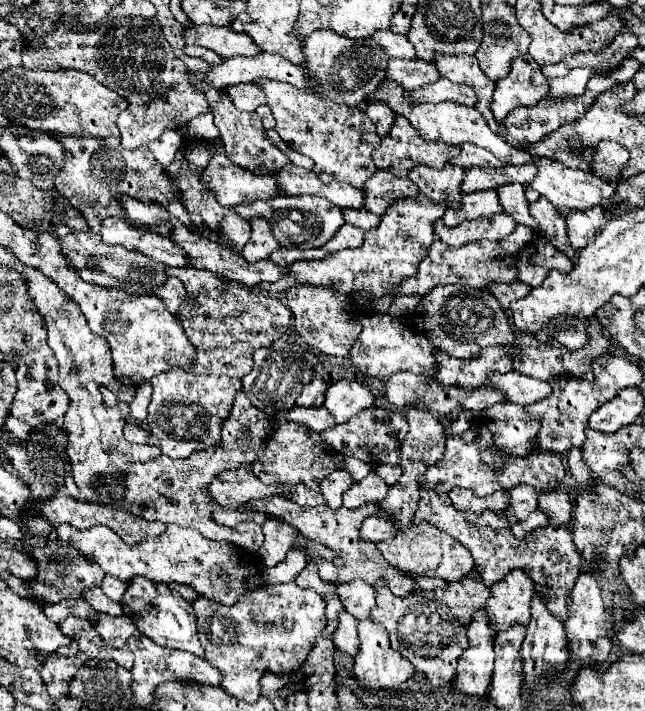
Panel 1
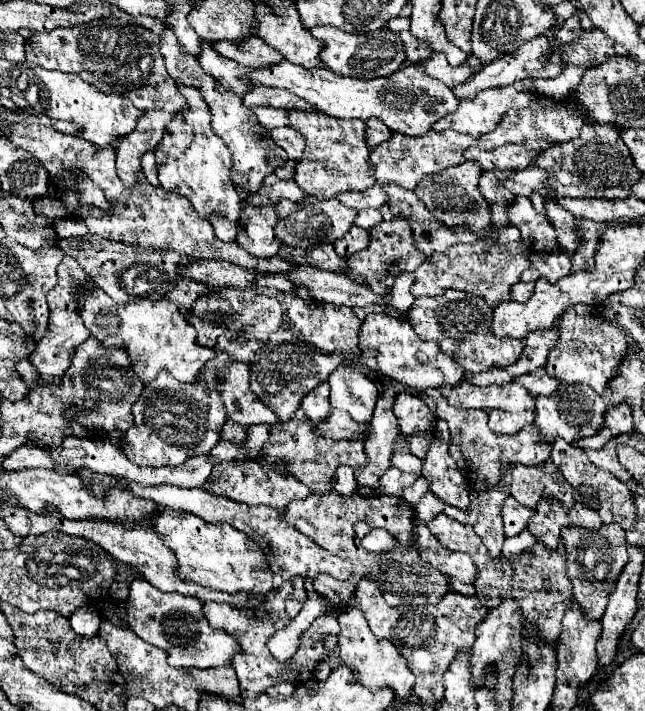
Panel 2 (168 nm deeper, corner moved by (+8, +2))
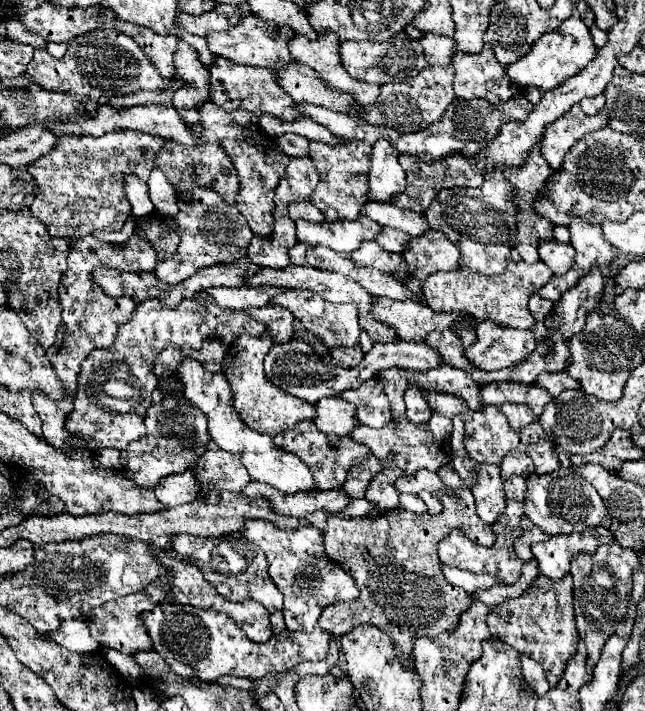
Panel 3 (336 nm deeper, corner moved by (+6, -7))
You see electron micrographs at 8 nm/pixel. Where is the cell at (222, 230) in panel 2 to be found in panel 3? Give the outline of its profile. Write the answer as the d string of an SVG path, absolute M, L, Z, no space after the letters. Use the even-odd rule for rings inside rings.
M194 187L186 195L178 197L178 227L176 233L180 235L178 251L168 261L158 261L154 275L164 283L180 283L192 277L202 267L212 267L218 263L232 263L232 259L246 257L246 249L252 241L252 231L244 215L238 213L234 205L226 205L226 201L212 189L212 187Z

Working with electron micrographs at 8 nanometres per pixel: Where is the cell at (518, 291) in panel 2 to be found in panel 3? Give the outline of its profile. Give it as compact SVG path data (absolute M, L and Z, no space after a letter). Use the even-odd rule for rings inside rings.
M532 295L532 299L530 299L530 311L532 311L536 321L548 319L548 315L552 315L552 309L554 309L552 301L542 299L540 295Z

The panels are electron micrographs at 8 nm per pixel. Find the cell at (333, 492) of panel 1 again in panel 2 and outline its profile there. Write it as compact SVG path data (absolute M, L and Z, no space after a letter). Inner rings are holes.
M342 466L342 468L338 468L334 472L334 476L332 476L332 488L334 488L334 492L338 492L338 496L348 498L354 492L354 486L356 486L354 472L348 466Z

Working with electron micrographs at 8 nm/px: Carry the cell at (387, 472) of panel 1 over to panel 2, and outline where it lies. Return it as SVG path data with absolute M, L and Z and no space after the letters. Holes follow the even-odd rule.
M392 466L380 478L378 492L386 494L386 496L400 496L402 490L414 482L414 478L418 478L418 476L416 474L404 474L402 470L398 470L398 468Z

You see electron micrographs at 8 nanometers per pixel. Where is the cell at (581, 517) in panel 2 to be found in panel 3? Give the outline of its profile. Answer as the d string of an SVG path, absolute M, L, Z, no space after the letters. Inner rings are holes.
M606 527L586 529L572 535L556 535L546 543L532 545L532 553L542 569L542 573L556 581L562 579L570 571L570 561L580 553L594 555L600 545L614 543L614 535Z

